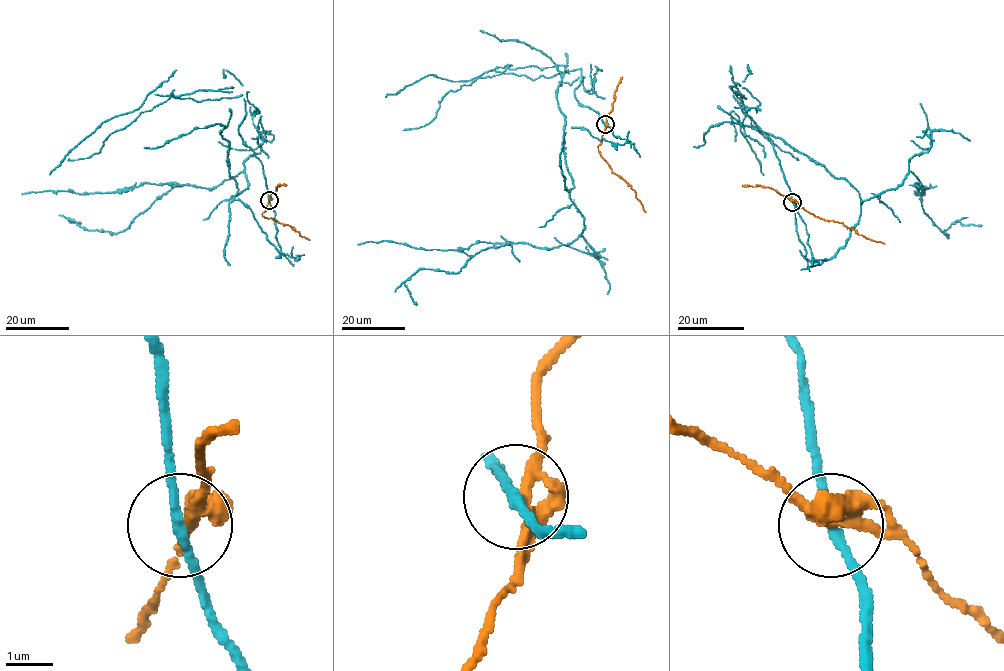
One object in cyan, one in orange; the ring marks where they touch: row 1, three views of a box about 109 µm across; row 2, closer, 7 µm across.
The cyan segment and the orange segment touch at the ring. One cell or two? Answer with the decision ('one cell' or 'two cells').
two cells

